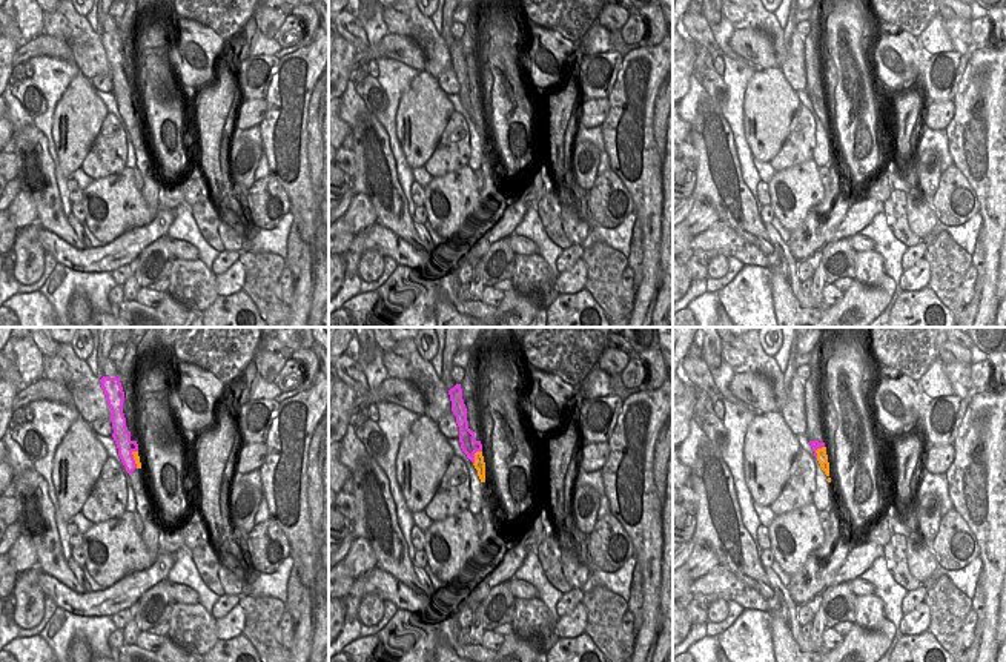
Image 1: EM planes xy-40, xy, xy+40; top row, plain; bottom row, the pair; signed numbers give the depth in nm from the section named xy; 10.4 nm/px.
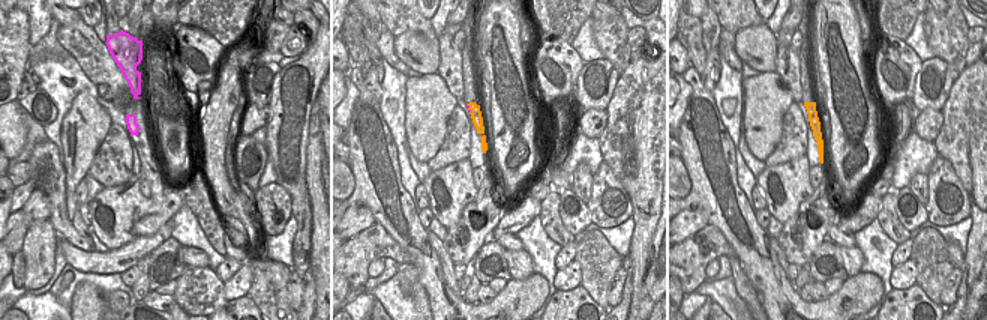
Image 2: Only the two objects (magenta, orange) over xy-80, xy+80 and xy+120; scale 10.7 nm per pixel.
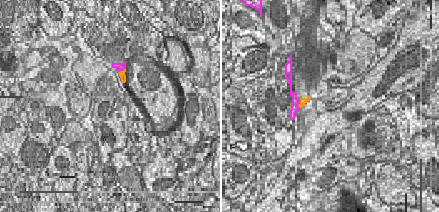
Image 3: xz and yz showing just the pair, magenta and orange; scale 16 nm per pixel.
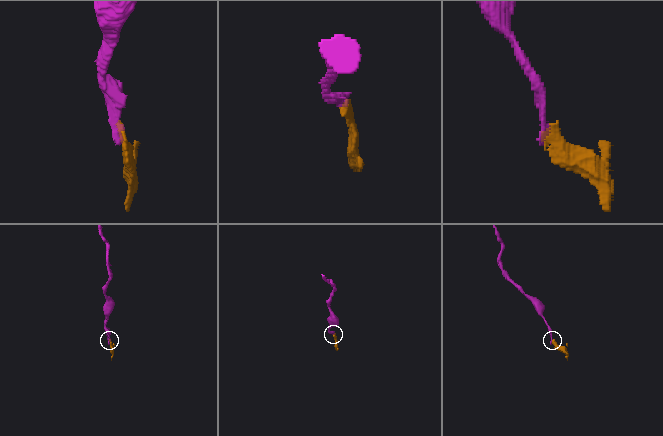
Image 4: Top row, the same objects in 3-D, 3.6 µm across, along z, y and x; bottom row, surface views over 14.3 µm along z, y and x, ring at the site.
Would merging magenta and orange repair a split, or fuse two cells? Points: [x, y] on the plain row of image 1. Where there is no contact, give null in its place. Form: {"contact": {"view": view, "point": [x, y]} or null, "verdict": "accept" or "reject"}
{"contact": {"view": "xy", "point": [473, 112]}, "verdict": "reject"}

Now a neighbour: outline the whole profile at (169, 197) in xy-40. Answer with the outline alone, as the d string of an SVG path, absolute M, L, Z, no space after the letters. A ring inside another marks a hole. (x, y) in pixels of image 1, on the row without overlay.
M181 184L172 187L161 187L158 194L160 209L175 209L180 203L184 203L184 192Z

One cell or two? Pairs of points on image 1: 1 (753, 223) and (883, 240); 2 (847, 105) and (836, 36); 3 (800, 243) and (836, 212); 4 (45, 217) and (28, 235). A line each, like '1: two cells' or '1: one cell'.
1: two cells
2: one cell
3: one cell
4: two cells

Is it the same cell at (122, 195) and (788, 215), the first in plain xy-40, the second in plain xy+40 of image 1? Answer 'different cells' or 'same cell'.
same cell

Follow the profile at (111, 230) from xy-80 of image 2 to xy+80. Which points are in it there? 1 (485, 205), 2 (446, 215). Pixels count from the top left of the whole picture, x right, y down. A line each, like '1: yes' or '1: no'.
1: no
2: yes

